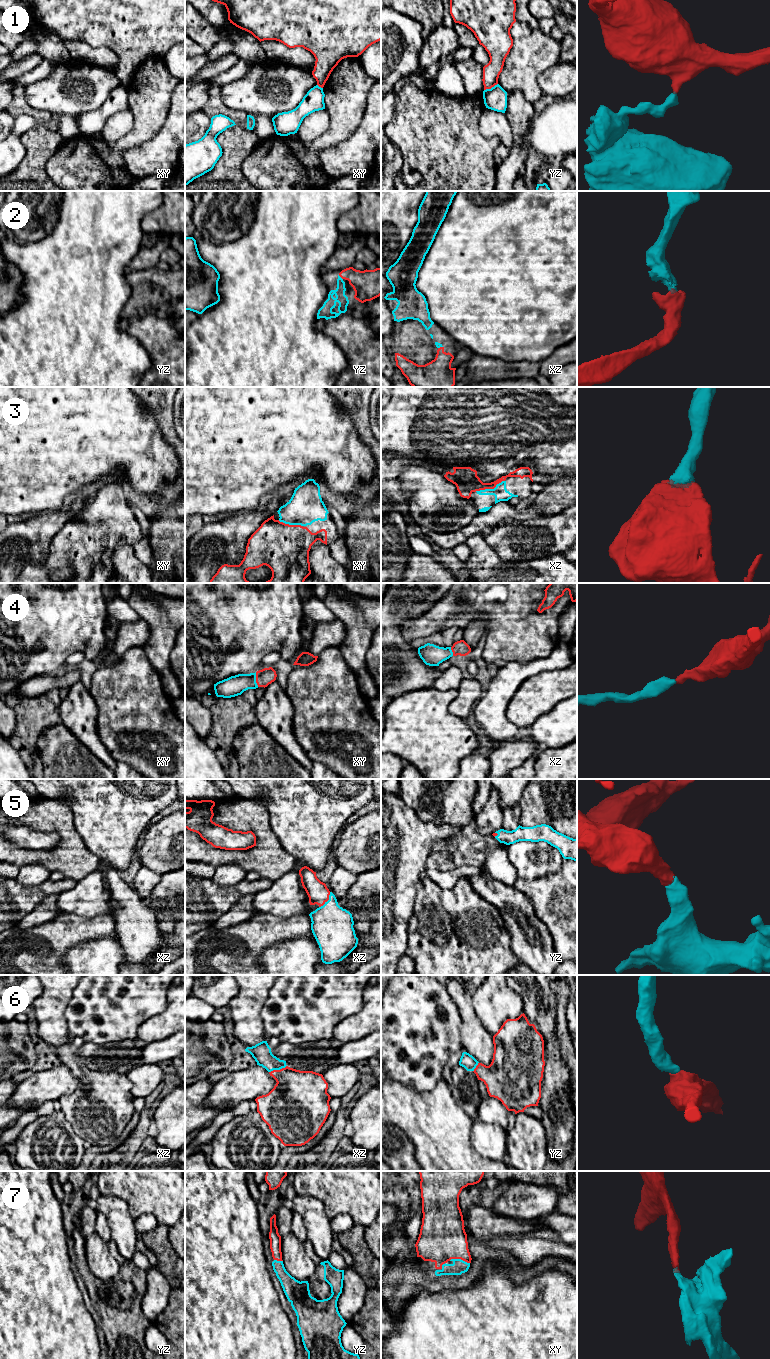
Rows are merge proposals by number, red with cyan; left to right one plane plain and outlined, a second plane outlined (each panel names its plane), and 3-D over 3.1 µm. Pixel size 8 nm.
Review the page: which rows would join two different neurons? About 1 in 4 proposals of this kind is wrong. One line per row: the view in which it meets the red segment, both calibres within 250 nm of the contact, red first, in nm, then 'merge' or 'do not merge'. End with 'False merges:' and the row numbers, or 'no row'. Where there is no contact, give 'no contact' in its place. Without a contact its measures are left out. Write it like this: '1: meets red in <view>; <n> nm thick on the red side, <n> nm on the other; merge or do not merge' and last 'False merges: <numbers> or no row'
1: meets red in yz; 140 nm thick on the red side, 180 nm on the other; do not merge
2: meets red in yz; 240 nm thick on the red side, 90 nm on the other; merge
3: meets red in xz; 190 nm thick on the red side, 120 nm on the other; merge
4: meets red in xy; 140 nm thick on the red side, 160 nm on the other; merge
5: meets red in xz; 170 nm thick on the red side, 340 nm on the other; merge
6: meets red in xz; 380 nm thick on the red side, 160 nm on the other; merge
7: meets red in xy; 380 nm thick on the red side, 120 nm on the other; merge
False merges: 1

